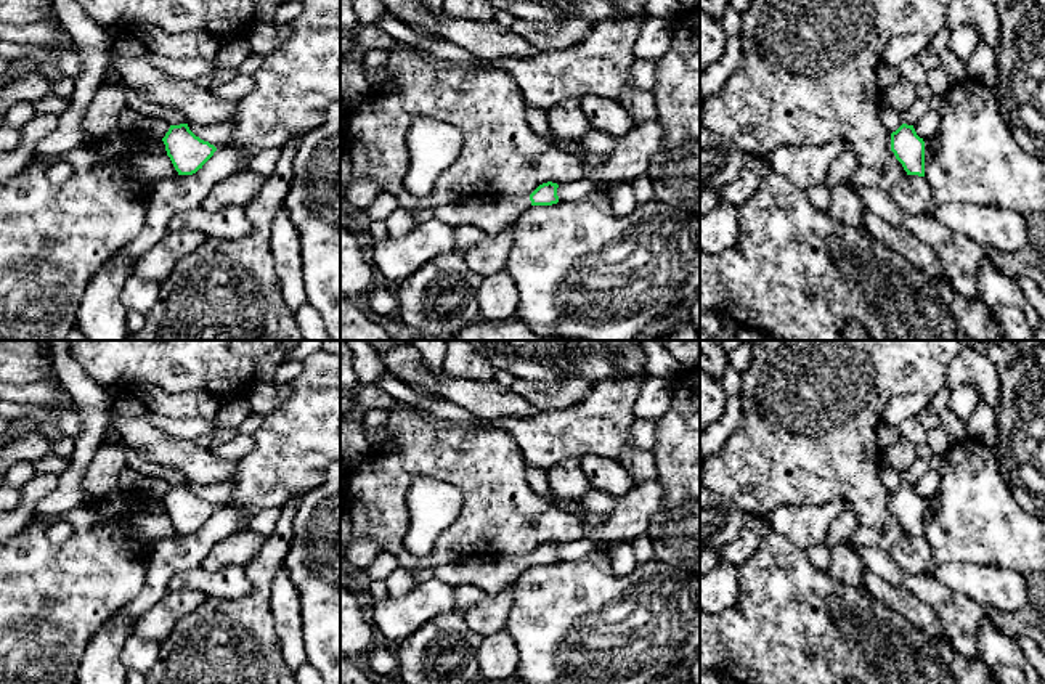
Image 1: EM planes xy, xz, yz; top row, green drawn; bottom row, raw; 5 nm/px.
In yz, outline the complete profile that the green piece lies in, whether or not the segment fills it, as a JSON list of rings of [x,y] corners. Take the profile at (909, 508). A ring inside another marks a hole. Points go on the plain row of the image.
[[[902,483],[891,493],[891,511],[907,535],[925,536],[925,501],[917,495],[913,485]]]

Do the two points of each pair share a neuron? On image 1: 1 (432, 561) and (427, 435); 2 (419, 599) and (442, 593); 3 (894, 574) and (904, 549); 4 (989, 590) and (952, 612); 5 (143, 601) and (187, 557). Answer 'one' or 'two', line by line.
1: one
2: one
3: two
4: two
5: one

